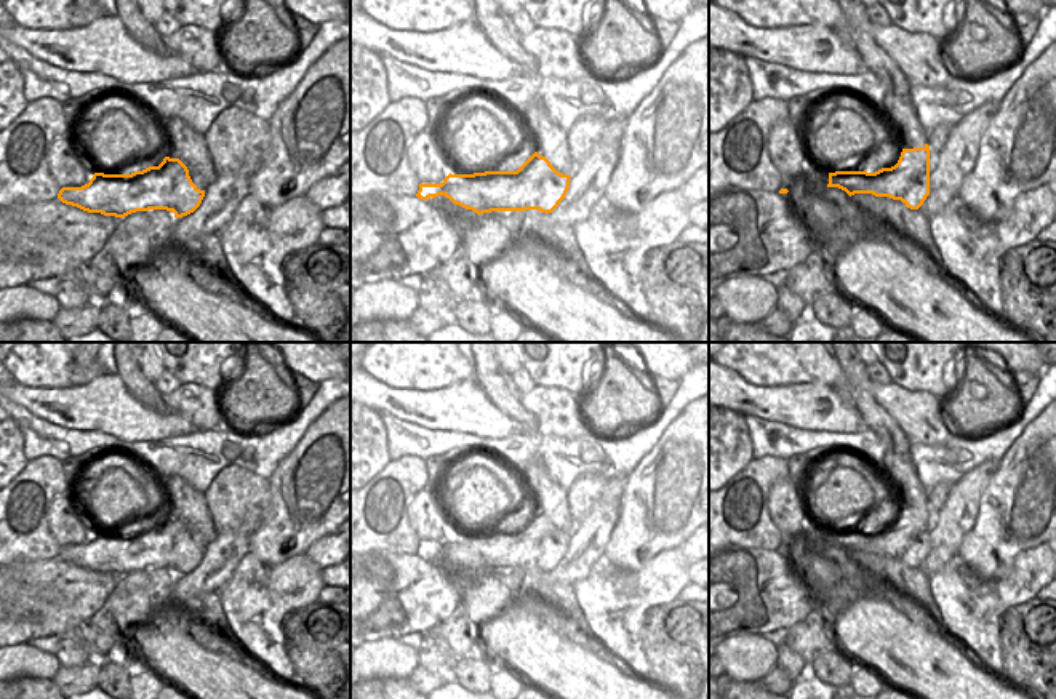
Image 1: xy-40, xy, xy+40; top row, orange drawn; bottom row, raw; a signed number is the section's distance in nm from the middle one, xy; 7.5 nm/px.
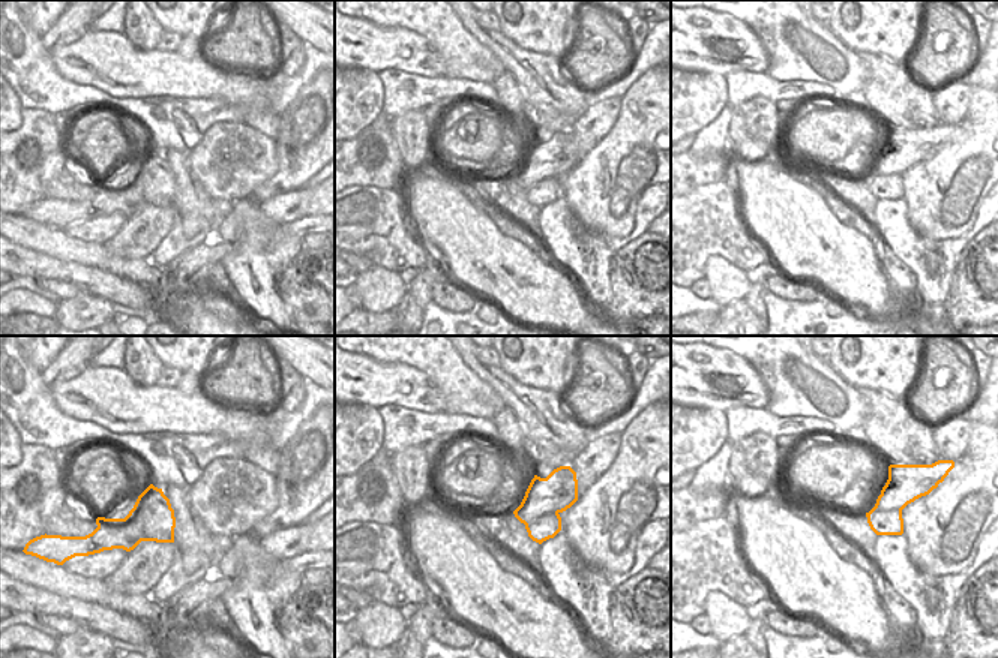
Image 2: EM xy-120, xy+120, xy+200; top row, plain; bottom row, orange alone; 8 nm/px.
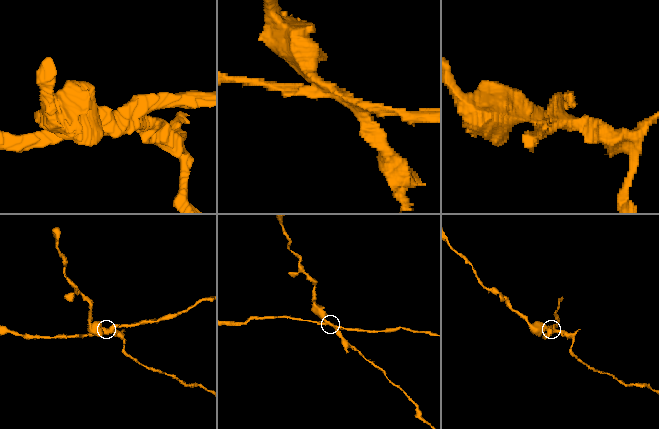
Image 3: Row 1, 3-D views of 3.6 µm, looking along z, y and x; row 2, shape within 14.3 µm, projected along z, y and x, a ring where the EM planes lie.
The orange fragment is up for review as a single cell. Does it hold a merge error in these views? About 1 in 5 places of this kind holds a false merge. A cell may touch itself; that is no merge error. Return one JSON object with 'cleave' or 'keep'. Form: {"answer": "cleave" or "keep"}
{"answer": "cleave"}

